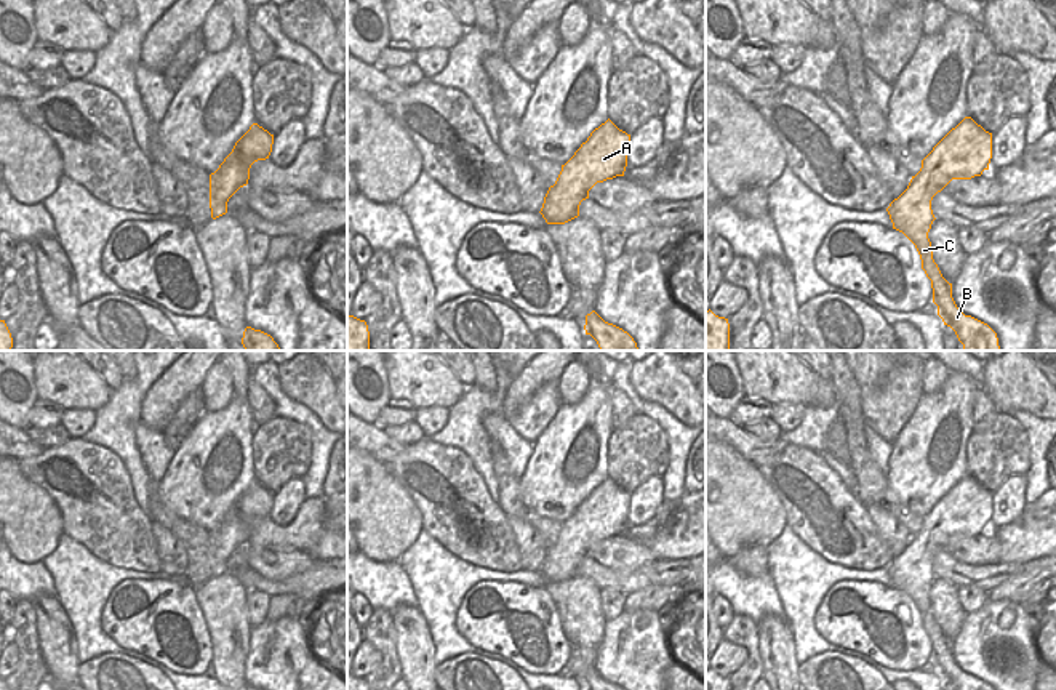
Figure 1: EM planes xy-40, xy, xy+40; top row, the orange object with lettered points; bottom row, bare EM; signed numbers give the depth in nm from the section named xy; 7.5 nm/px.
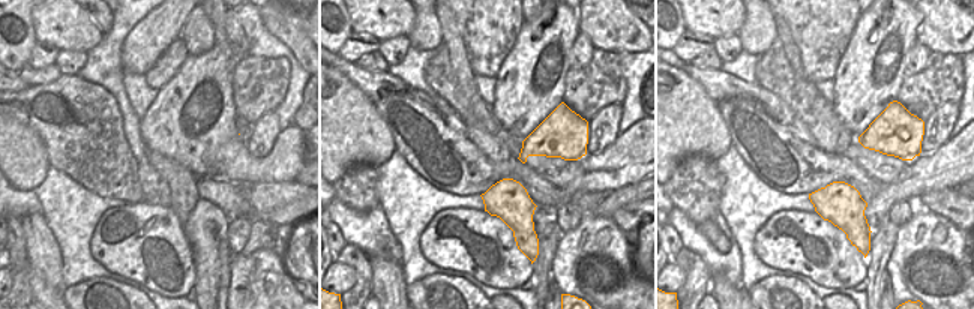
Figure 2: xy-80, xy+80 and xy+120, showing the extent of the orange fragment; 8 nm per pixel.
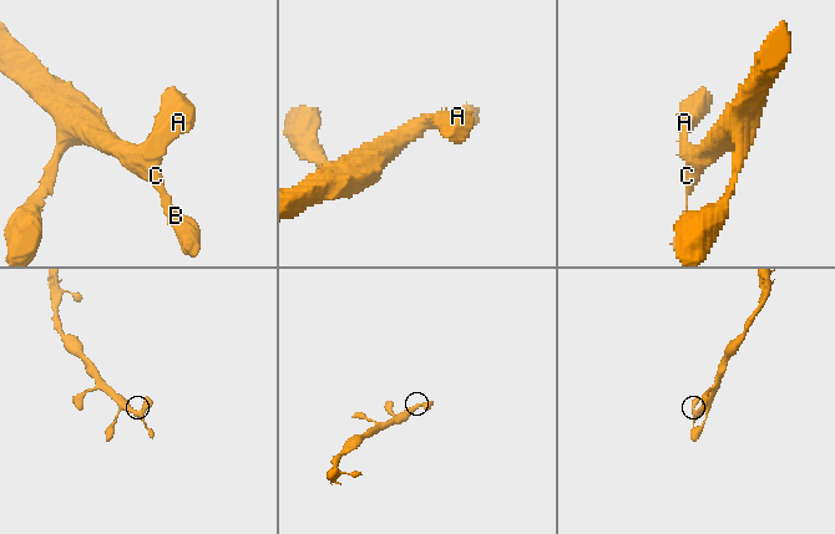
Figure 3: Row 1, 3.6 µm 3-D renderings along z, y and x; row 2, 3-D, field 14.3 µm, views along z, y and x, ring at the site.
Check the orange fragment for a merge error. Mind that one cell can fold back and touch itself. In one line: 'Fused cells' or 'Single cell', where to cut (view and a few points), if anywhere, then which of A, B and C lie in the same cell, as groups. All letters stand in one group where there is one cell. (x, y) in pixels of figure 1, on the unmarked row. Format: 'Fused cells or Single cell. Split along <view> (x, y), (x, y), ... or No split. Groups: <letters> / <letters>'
Single cell. No split. Groups: A B C

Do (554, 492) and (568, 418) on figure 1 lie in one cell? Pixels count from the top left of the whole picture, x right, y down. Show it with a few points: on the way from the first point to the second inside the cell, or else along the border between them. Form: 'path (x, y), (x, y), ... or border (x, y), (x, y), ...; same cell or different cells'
path (557, 474), (559, 463), (568, 445), (568, 436); same cell

